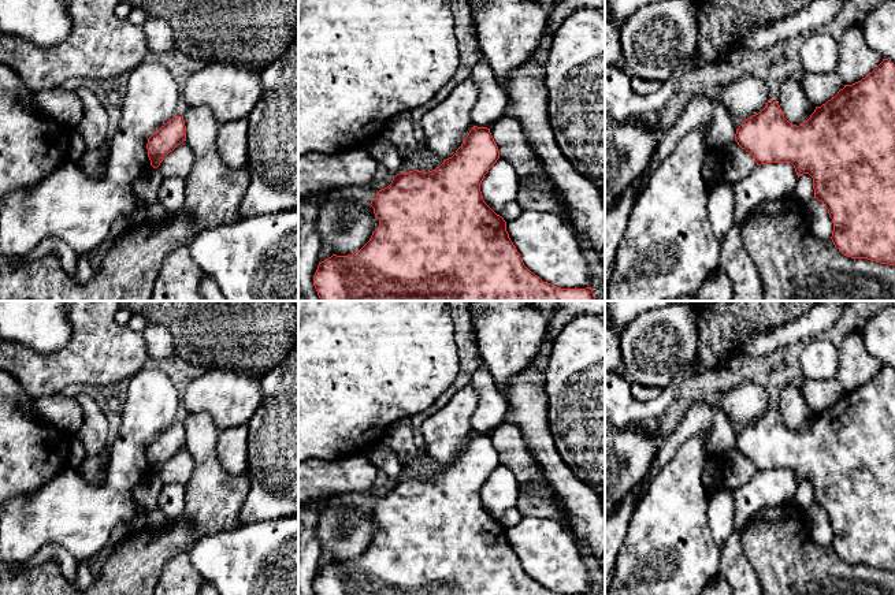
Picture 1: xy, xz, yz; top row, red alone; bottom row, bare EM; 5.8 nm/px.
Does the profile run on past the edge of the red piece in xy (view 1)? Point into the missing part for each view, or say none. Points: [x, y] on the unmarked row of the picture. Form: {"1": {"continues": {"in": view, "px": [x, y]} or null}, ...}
{"1": {"continues": null}}

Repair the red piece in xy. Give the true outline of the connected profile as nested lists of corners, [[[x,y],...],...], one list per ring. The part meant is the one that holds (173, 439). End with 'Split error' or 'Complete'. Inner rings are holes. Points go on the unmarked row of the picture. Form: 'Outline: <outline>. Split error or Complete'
Outline: [[[174,423],[148,445],[146,455],[151,472],[157,475],[164,464],[186,447],[183,423]]]. Complete

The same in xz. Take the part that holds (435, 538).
Outline: [[[474,432],[456,460],[432,477],[397,480],[371,507],[379,533],[369,547],[349,562],[319,569],[315,595],[560,595],[543,588],[523,569],[509,544],[506,528],[483,506],[480,490],[500,465],[498,453],[487,434]]]. Complete

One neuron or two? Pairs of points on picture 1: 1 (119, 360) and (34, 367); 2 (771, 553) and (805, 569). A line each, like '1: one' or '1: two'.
1: one
2: one

